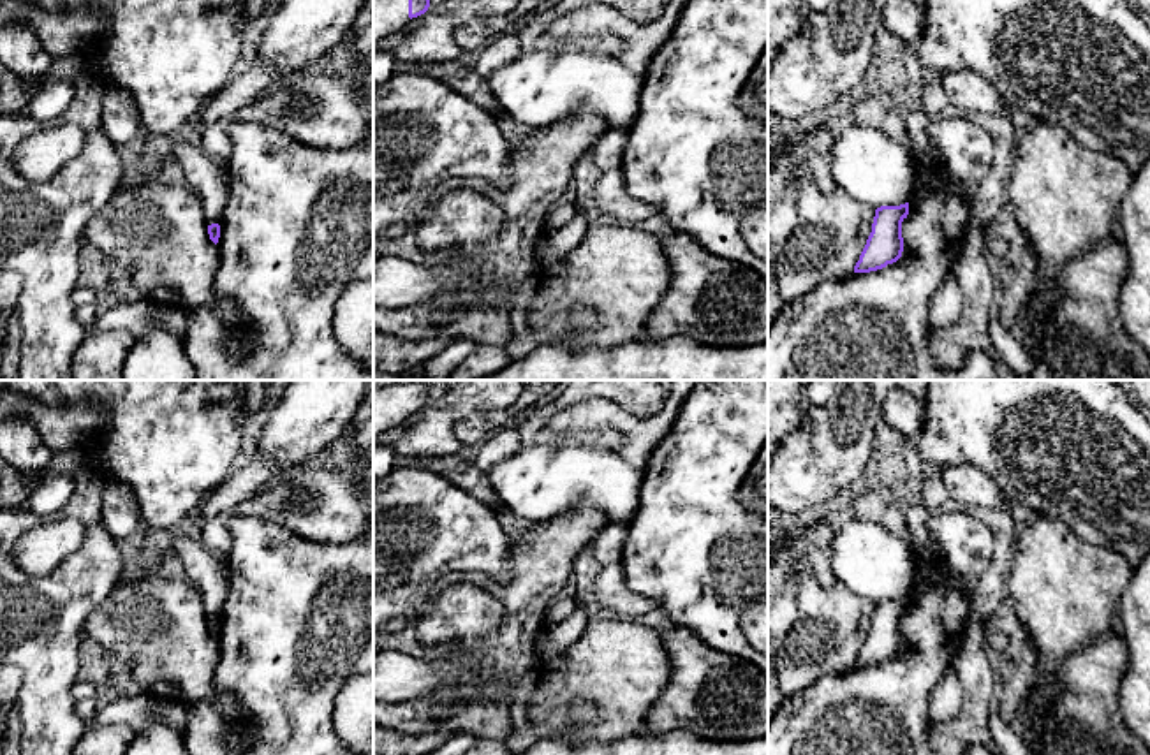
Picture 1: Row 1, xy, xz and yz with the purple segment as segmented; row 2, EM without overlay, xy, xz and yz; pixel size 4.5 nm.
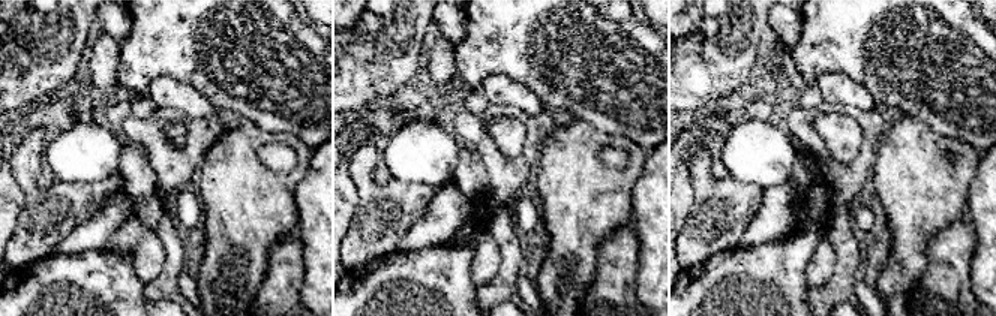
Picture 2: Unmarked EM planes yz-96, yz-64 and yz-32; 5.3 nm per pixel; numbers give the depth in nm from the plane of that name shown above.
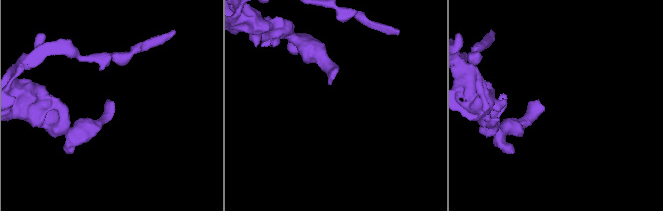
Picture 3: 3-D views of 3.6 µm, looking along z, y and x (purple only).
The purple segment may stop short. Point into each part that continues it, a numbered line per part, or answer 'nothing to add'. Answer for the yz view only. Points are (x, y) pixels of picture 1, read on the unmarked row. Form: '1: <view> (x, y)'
nothing to add

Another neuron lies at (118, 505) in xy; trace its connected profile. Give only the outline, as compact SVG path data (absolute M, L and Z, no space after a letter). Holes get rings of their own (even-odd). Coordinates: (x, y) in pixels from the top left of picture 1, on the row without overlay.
M102 477L102 487L100 517L104 528L118 540L127 539L143 524L137 500L125 484L111 477Z

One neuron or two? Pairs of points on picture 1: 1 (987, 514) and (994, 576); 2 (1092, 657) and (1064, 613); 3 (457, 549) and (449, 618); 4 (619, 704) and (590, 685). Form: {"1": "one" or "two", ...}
{"1": "one", "2": "two", "3": "two", "4": "one"}

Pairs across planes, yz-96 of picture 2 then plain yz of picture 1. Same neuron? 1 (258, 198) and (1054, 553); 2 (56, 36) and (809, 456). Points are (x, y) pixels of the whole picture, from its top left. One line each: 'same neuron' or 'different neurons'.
1: same neuron
2: same neuron

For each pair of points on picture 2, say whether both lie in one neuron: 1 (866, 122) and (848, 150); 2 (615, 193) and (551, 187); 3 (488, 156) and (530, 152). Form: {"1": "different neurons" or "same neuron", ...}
{"1": "different neurons", "2": "same neuron", "3": "same neuron"}

